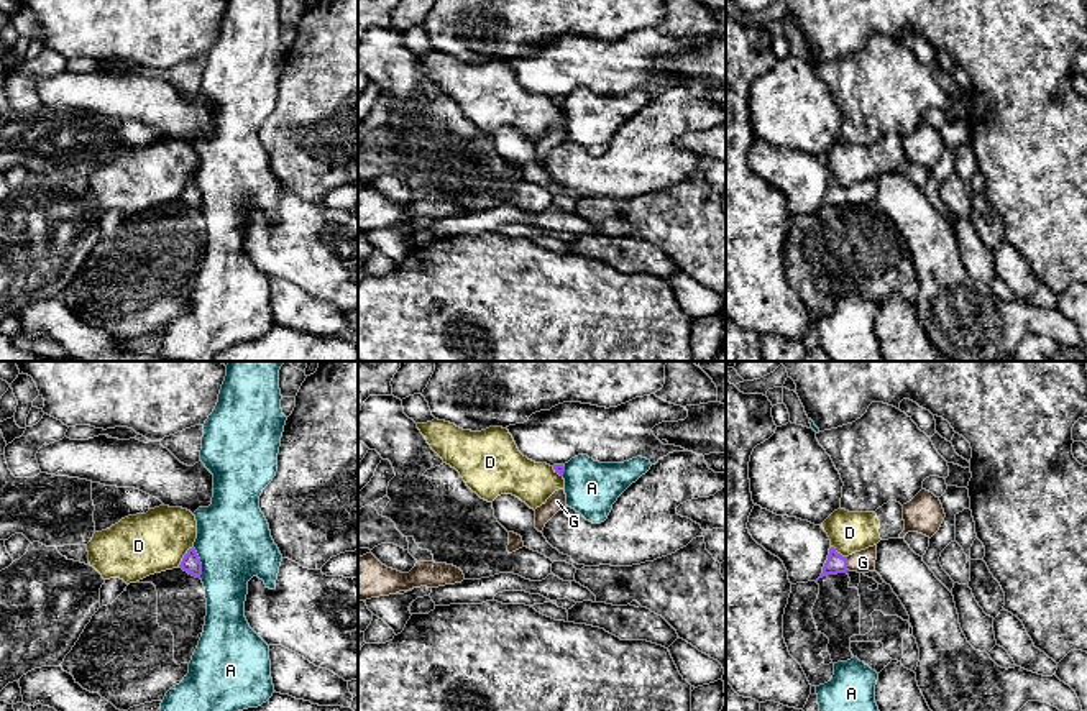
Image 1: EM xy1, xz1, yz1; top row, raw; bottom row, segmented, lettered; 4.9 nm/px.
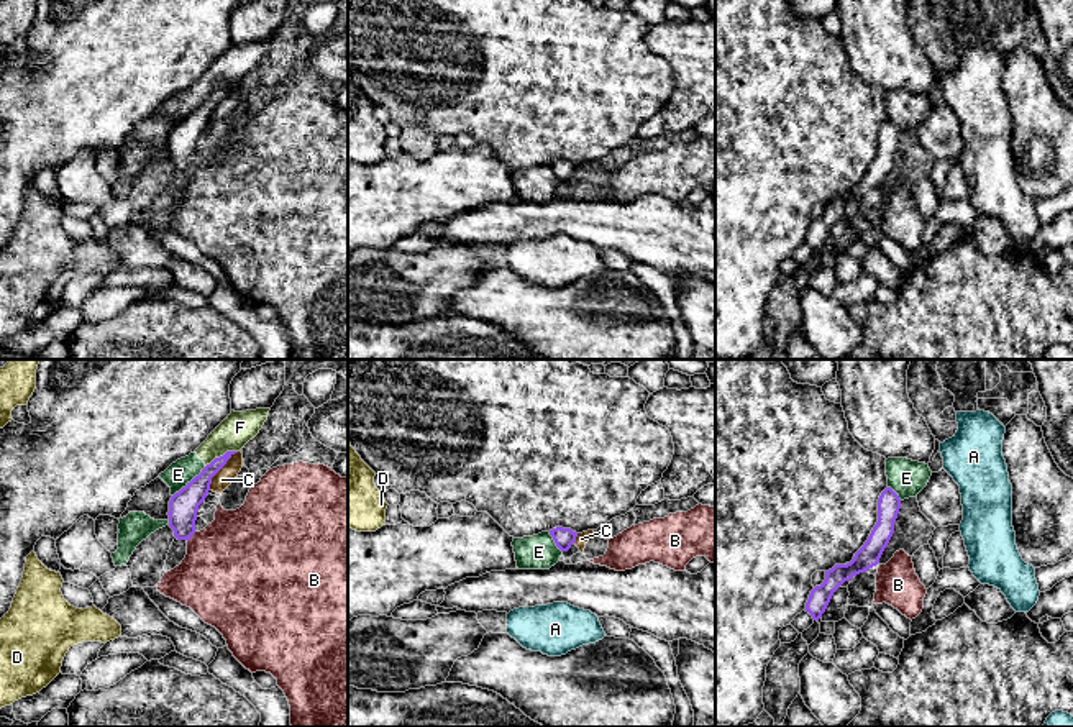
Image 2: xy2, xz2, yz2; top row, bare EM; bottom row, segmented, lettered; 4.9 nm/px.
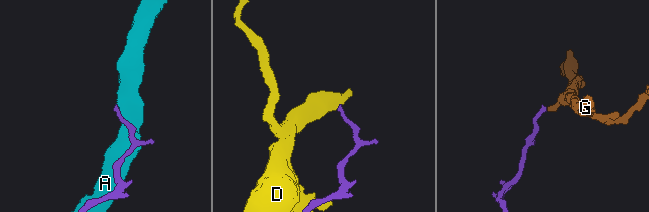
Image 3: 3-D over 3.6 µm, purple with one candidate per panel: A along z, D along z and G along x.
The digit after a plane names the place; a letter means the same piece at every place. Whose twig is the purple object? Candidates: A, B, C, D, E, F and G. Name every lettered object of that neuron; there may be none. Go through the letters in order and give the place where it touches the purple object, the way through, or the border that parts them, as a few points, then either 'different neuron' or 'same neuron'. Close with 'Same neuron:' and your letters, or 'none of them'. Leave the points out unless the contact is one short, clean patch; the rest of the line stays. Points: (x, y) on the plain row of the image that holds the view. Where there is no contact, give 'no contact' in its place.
A: xy1 (199, 194) | different neuron
B: xy2 (191, 168) | along xy2 (196, 164), (187, 174) | different neuron
C: xy2 (220, 100) | along xy2 (238, 84), (212, 110), (209, 122) | different neuron
D: xy1 (184, 188) | along xy1 (192, 178), (178, 197) | different neuron
E: xy2 (191, 114) | along xy2 (205, 99), (173, 128) | different neuron
F: xy2 (220, 89) | along xy2 (237, 82), (227, 82), (205, 99) | different neuron
G: yz1 (846, 196) | across yz1 (836, 196), (846, 196), (862, 194) | same neuron
Same neuron: G

